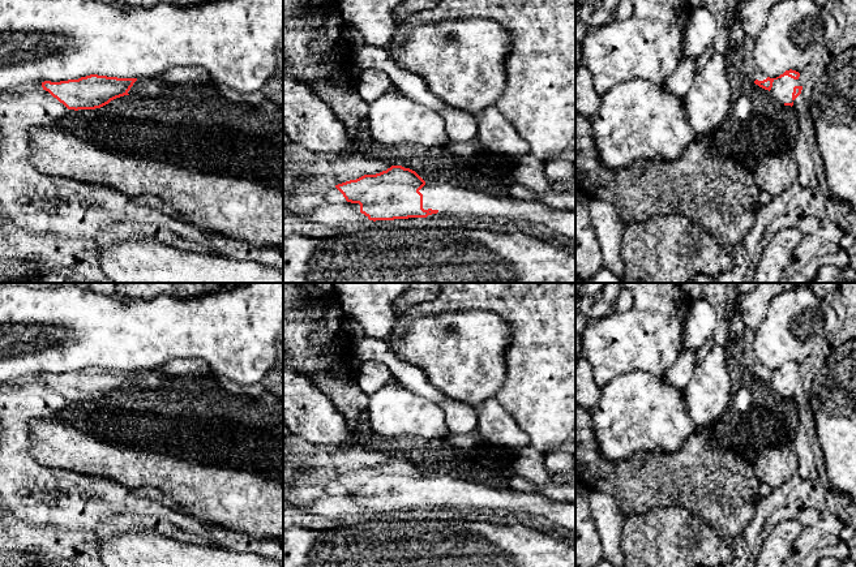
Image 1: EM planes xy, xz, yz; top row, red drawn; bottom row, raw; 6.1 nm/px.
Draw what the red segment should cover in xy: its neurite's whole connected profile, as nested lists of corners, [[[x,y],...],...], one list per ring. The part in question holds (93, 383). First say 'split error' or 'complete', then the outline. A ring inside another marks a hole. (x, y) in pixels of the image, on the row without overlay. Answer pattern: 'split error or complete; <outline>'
split error; [[[90,366],[78,371],[60,374],[44,373],[43,382],[63,395],[68,401],[95,401],[124,387],[160,387],[166,378],[160,369],[117,370]]]

